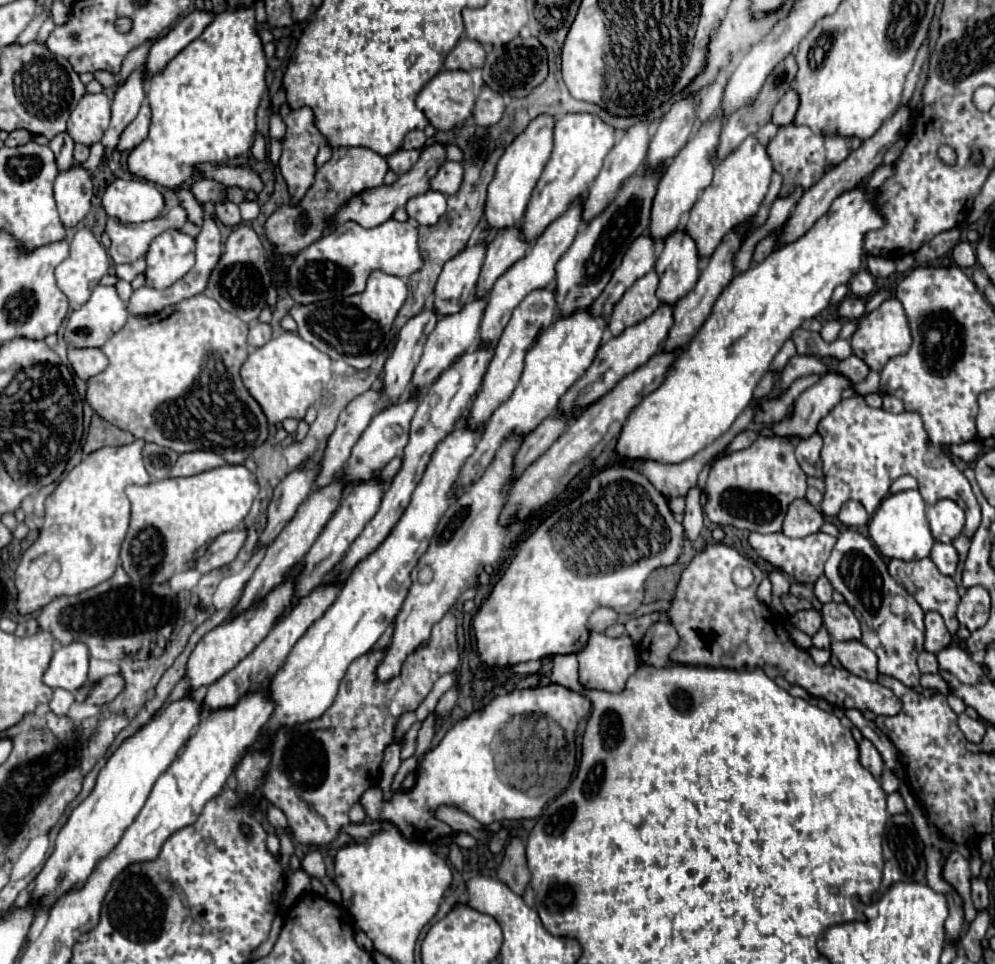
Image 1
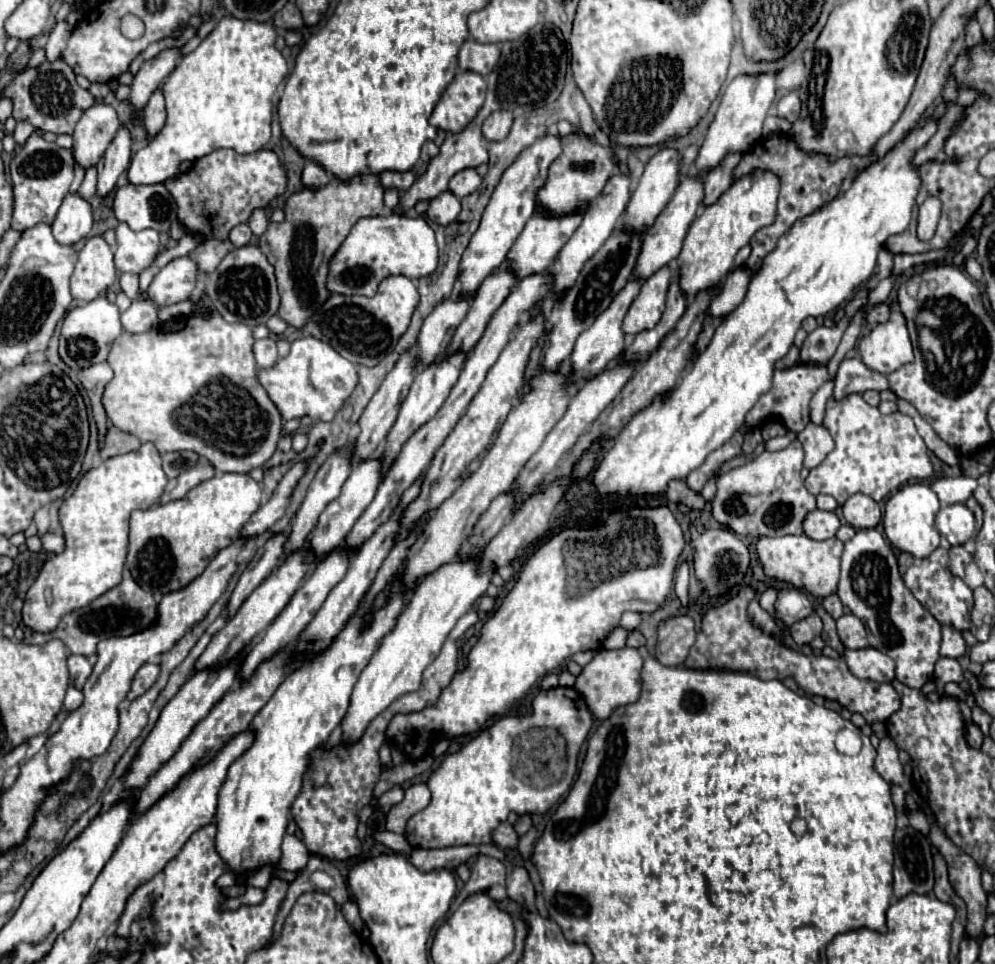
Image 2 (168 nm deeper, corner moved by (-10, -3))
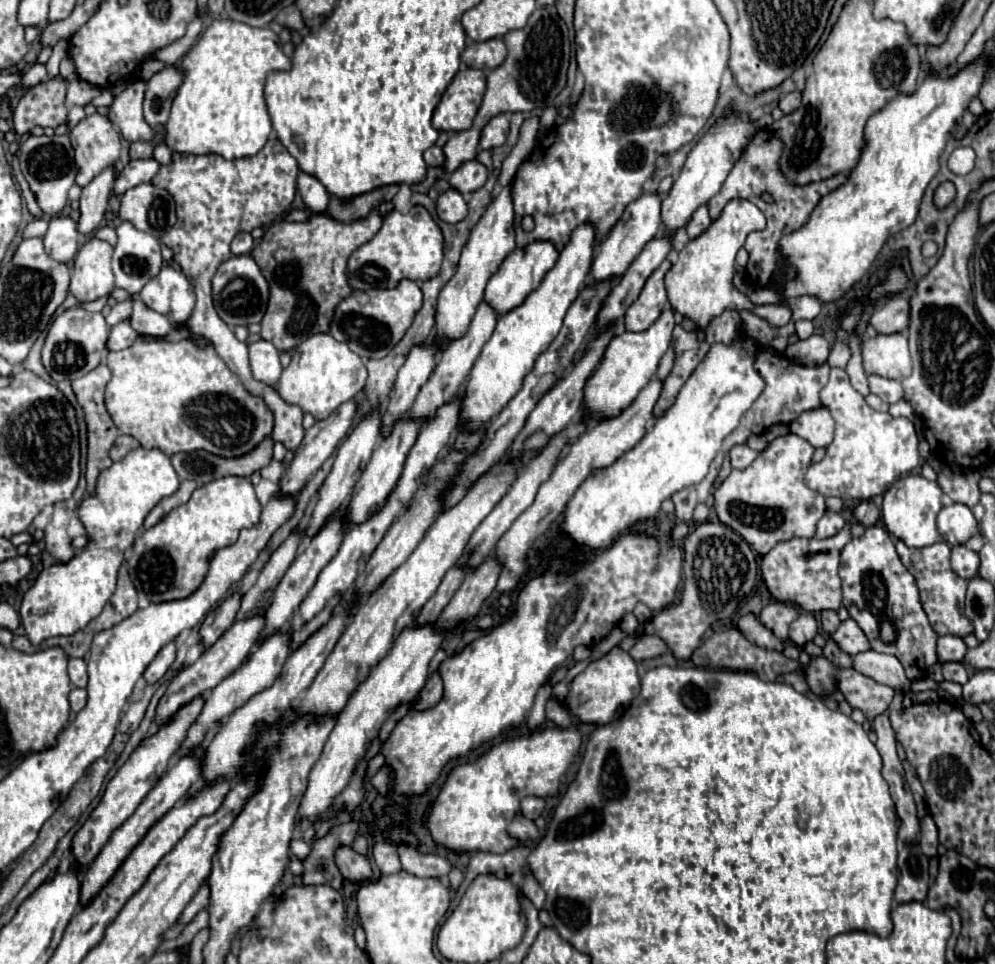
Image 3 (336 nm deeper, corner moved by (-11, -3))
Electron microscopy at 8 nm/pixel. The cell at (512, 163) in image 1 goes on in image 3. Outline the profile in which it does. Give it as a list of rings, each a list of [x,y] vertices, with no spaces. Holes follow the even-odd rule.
[[[508,186],[494,196],[492,204],[488,206],[488,210],[480,218],[480,222],[472,228],[470,238],[462,250],[456,276],[452,276],[452,280],[440,290],[438,304],[436,304],[436,316],[434,316],[434,320],[436,320],[434,342],[436,344],[442,346],[446,340],[456,340],[456,338],[464,336],[464,332],[468,330],[468,324],[472,322],[472,312],[476,312],[478,304],[482,302],[486,282],[500,268],[504,258],[516,248],[512,220],[514,220],[514,208],[512,208],[510,186]]]

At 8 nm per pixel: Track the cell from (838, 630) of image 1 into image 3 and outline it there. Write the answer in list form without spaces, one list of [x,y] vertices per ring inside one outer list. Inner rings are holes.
[[[848,618],[846,622],[840,624],[840,628],[832,634],[832,640],[840,646],[840,650],[848,652],[850,656],[870,650],[870,642],[868,642],[866,634],[860,630],[860,626],[852,618]]]

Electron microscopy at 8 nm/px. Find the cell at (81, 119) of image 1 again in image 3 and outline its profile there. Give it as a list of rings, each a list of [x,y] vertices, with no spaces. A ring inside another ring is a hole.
[[[86,116],[70,130],[70,140],[76,152],[76,184],[80,188],[120,158],[120,134],[108,116]]]

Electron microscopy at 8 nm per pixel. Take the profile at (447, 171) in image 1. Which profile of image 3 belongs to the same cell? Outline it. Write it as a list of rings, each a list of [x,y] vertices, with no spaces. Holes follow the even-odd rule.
[[[468,160],[450,174],[448,182],[460,194],[470,194],[470,192],[482,188],[486,178],[488,178],[488,168],[484,164],[480,164],[478,160]]]

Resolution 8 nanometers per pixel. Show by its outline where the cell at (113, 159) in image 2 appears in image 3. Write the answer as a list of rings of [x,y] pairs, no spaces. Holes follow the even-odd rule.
[[[106,168],[82,190],[80,218],[78,218],[78,232],[82,236],[94,232],[100,226],[108,206],[112,182],[114,182],[114,168]]]

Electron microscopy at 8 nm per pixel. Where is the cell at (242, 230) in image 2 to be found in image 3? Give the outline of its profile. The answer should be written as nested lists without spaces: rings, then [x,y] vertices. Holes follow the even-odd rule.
[[[240,232],[240,234],[232,240],[232,244],[230,244],[230,252],[236,254],[236,256],[242,256],[242,254],[248,254],[248,252],[252,250],[252,246],[254,246],[252,236],[250,236],[248,232]]]

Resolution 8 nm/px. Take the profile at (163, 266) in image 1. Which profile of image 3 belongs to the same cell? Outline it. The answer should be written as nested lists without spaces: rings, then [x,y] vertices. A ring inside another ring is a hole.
[[[166,264],[160,274],[140,290],[140,298],[150,310],[164,314],[174,326],[186,324],[192,316],[194,288],[176,266]]]

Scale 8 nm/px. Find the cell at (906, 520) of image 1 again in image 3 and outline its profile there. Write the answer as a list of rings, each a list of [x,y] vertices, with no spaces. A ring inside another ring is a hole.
[[[908,474],[896,480],[886,492],[884,492],[884,502],[882,502],[882,518],[888,528],[888,532],[910,548],[922,548],[928,544],[934,544],[940,534],[936,530],[936,516],[942,508],[942,488],[938,482],[926,480],[920,474]]]

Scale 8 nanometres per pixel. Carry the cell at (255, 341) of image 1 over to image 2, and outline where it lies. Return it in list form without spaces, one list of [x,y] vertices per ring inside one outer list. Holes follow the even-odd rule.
[[[271,338],[257,340],[255,346],[253,346],[253,352],[255,352],[255,360],[257,360],[257,366],[259,366],[259,368],[269,368],[269,366],[275,364],[275,360],[279,358],[279,356],[277,356],[275,340],[271,340]]]

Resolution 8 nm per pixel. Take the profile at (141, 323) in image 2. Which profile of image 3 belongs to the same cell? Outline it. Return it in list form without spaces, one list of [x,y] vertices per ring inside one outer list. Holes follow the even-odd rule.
[[[124,320],[124,322],[116,324],[116,326],[110,330],[110,336],[108,336],[106,348],[108,348],[110,352],[116,352],[116,350],[124,350],[124,348],[128,348],[128,346],[132,344],[134,336],[136,336],[136,332],[132,330],[130,322],[128,322],[128,320]]]

